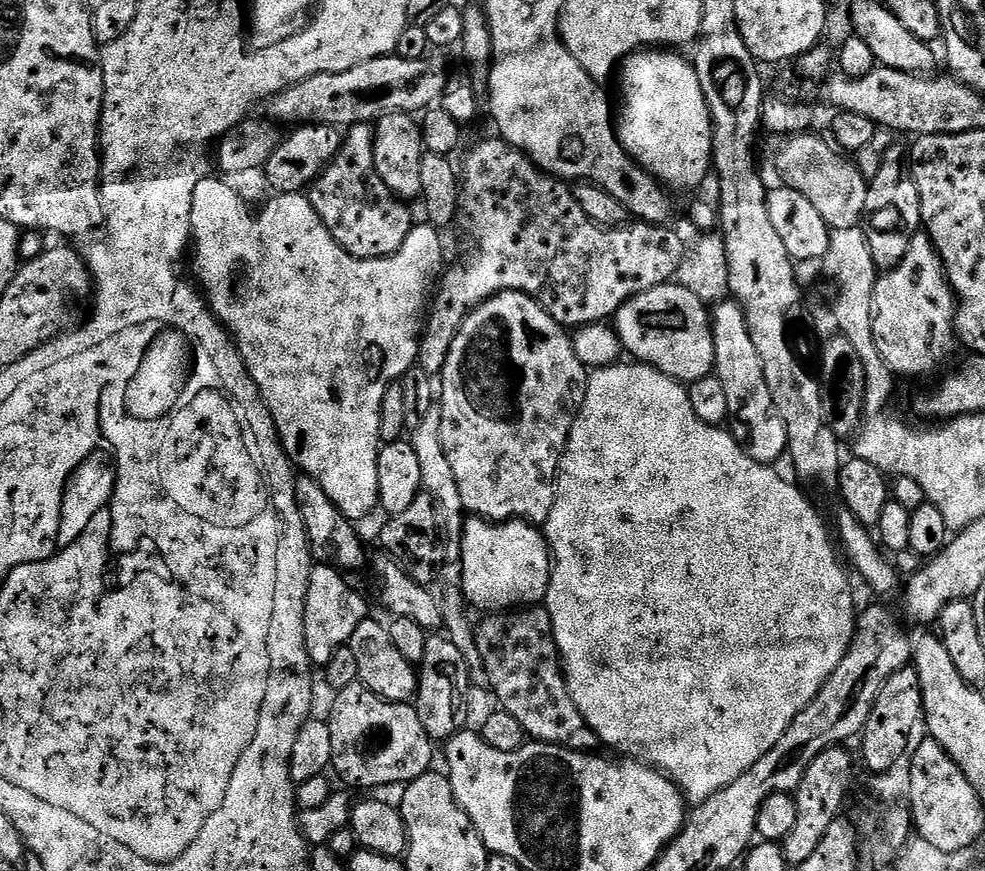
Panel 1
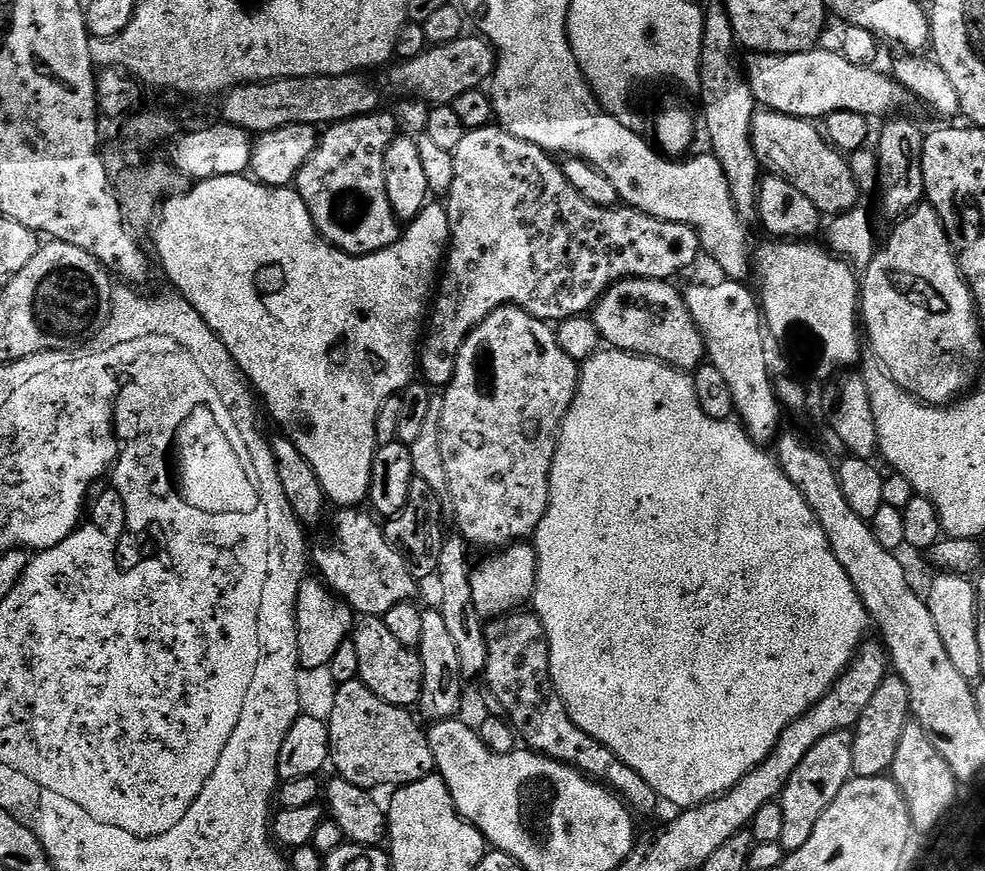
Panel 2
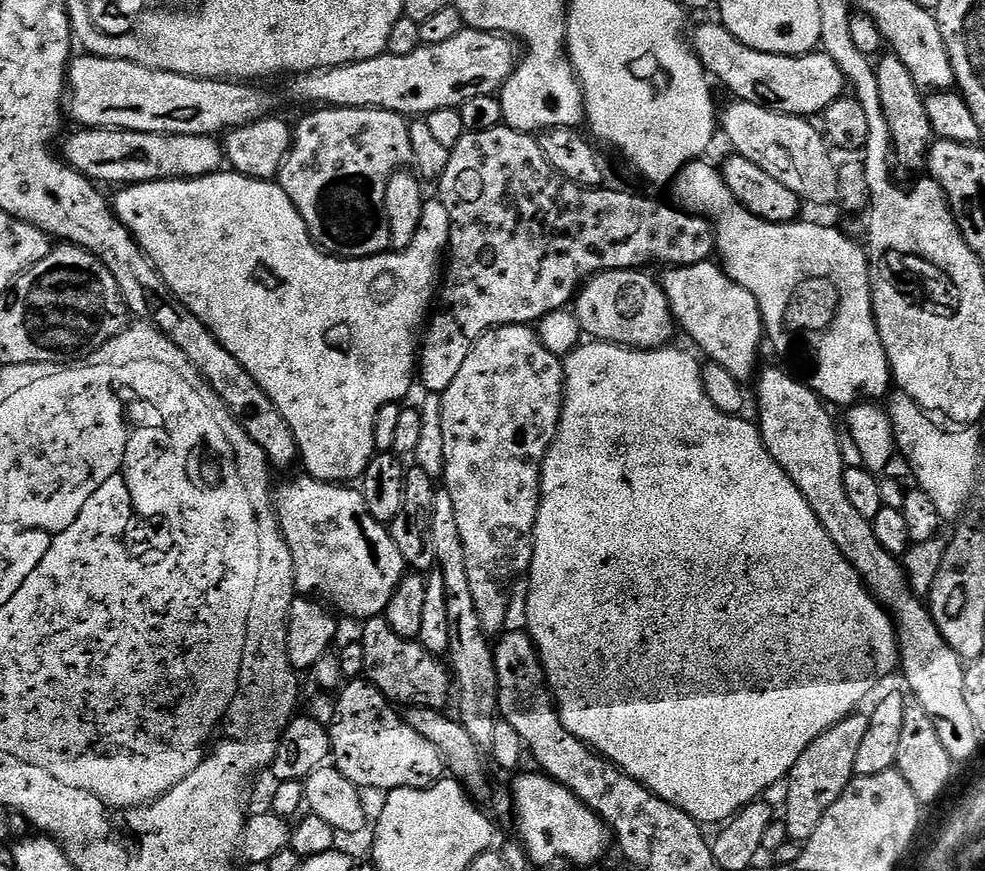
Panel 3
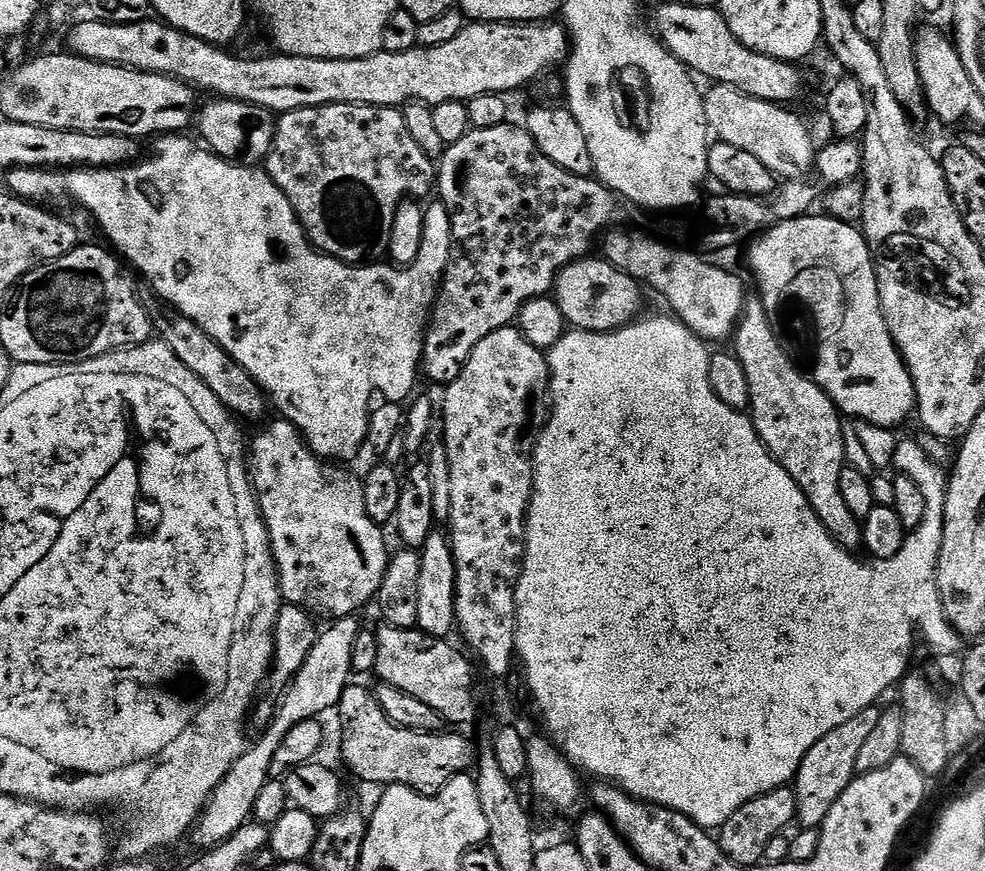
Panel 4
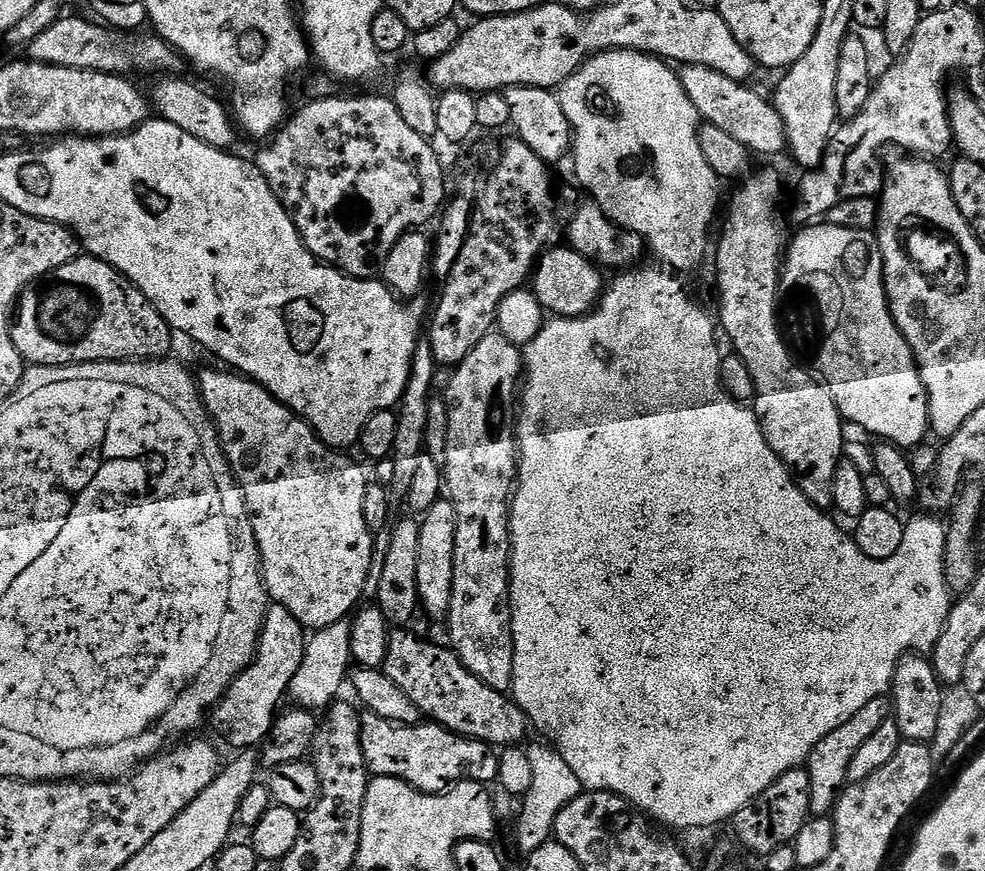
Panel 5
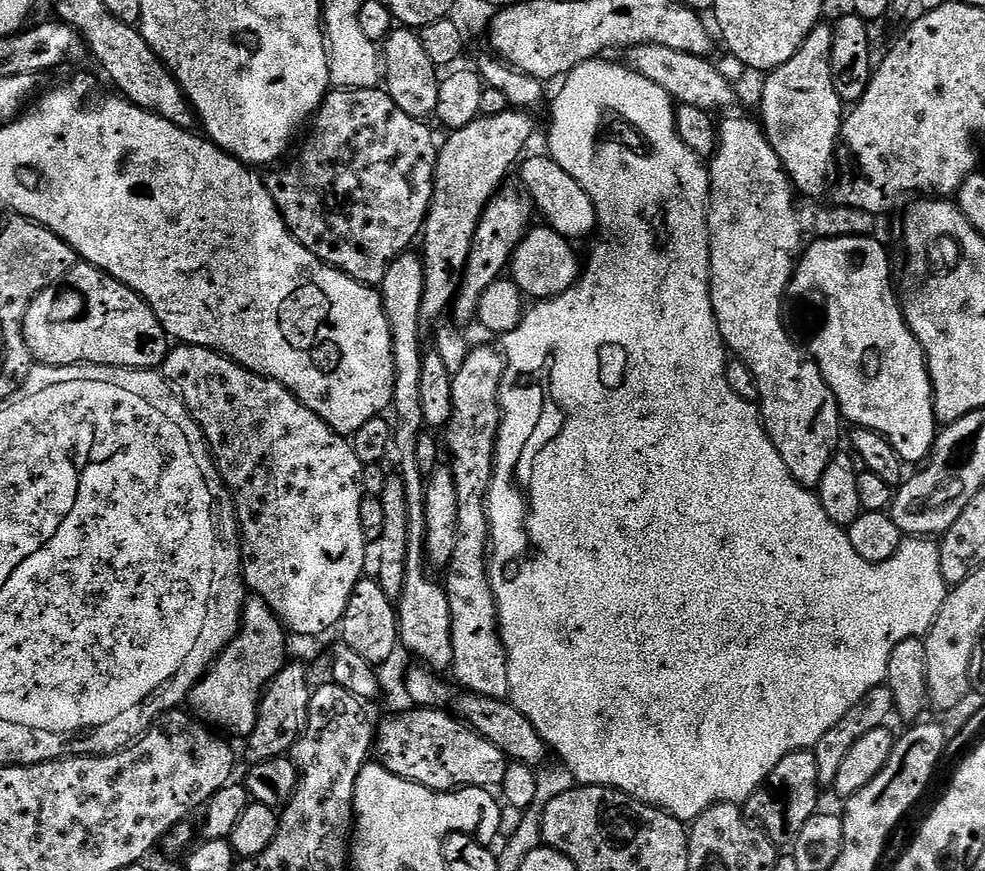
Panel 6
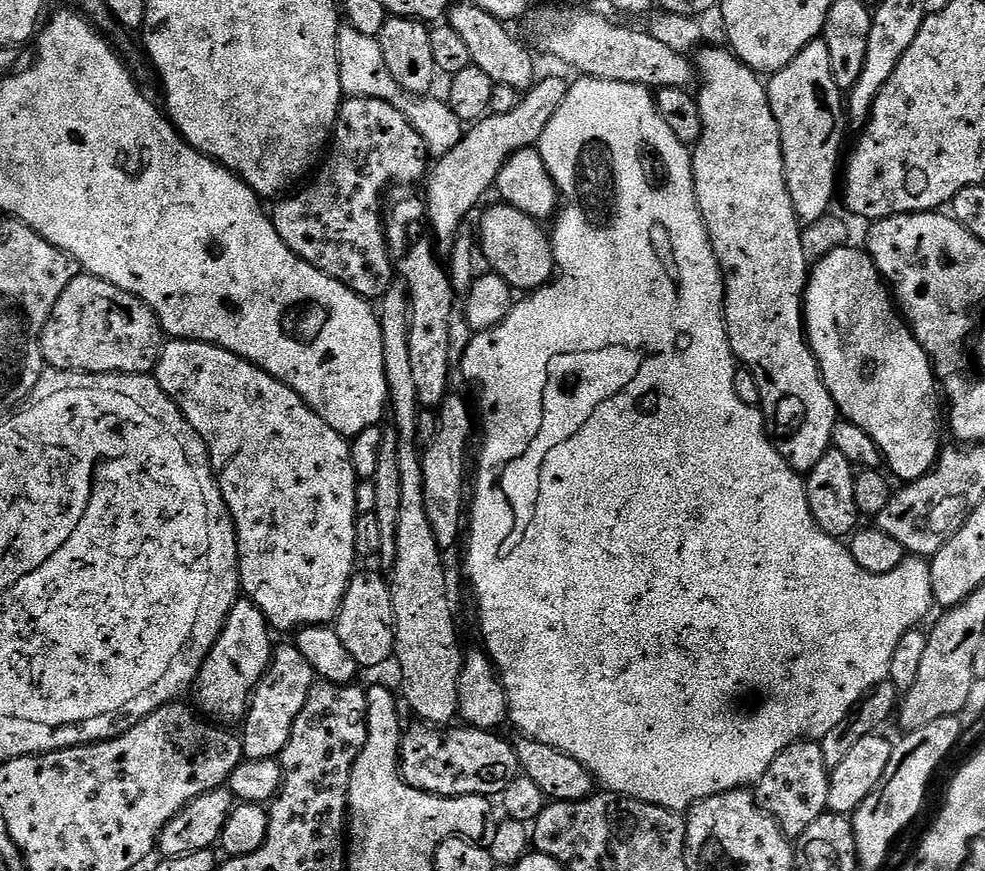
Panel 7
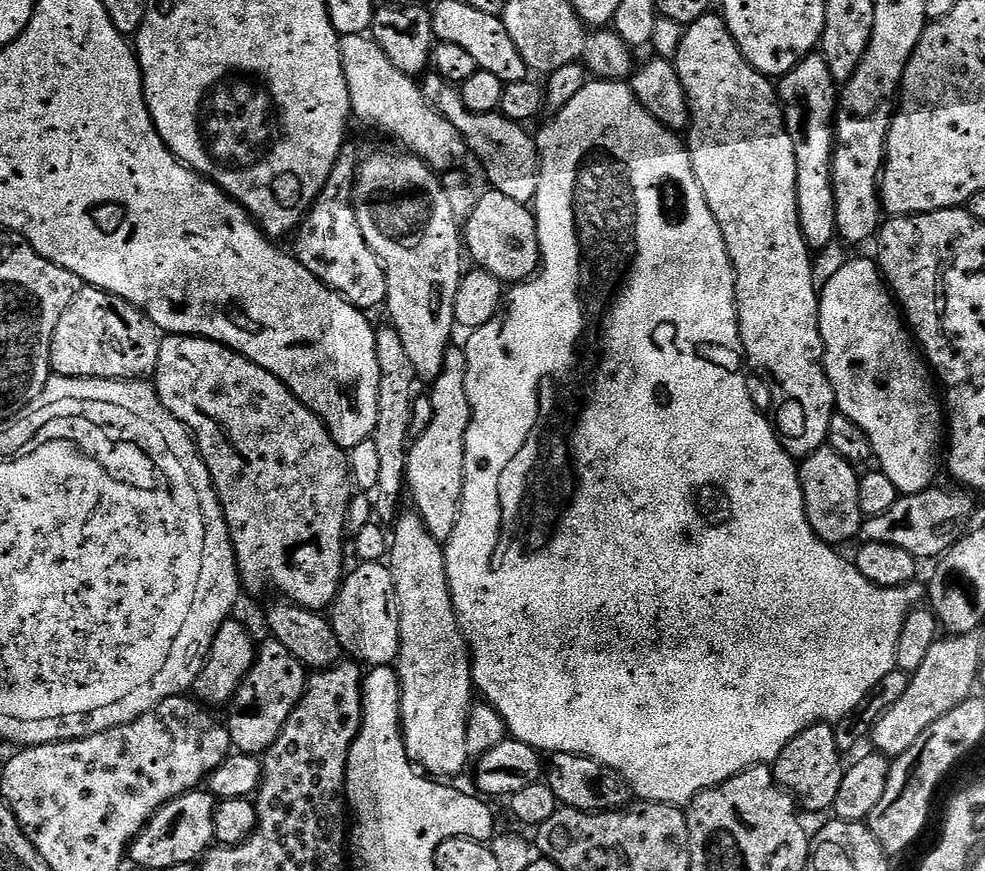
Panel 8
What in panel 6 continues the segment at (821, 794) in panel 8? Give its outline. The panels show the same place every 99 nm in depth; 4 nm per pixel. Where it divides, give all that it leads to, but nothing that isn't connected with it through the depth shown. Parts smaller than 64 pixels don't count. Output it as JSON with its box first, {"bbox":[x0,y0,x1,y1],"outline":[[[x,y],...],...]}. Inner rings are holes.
{"bbox":[746,750,822,846],"outline":[[[812,750],[791,752],[774,766],[755,794],[746,802],[746,812],[755,823],[763,828],[765,834],[778,846],[791,845],[802,834],[802,826],[817,815],[822,785],[818,778],[818,762]]]}

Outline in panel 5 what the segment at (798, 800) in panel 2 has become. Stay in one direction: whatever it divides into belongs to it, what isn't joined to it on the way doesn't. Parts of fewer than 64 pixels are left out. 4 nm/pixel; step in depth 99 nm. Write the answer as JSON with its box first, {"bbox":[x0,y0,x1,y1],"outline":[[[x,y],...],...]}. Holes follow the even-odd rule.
{"bbox":[806,696,891,816],"outline":[[[879,696],[874,698],[874,702],[862,706],[862,710],[854,714],[854,718],[842,722],[838,730],[826,734],[826,738],[822,738],[818,746],[814,746],[814,750],[808,755],[806,765],[810,774],[810,813],[812,816],[828,816],[835,809],[836,801],[839,800],[841,792],[848,784],[850,762],[854,759],[854,754],[858,754],[858,746],[862,746],[862,742],[866,742],[866,738],[870,738],[870,734],[874,734],[874,730],[878,730],[878,726],[882,726],[882,722],[886,722],[891,716],[891,699],[888,696]]]}

